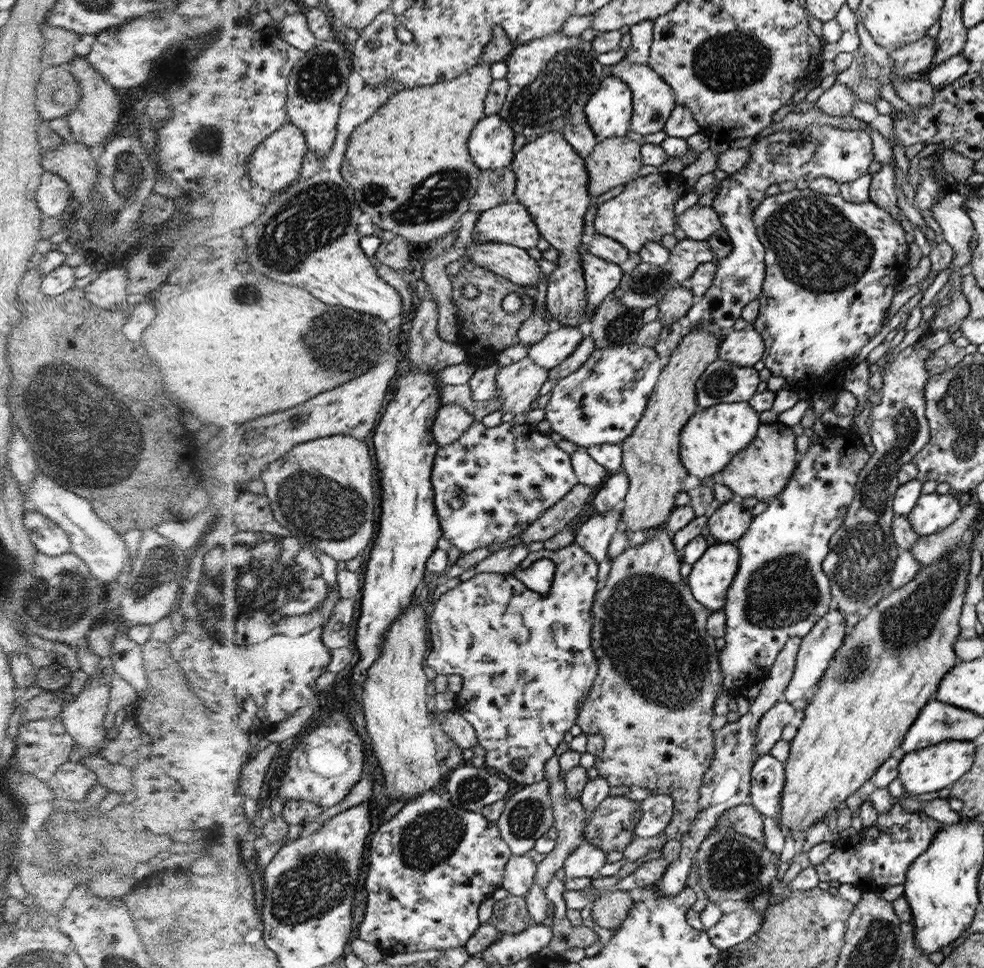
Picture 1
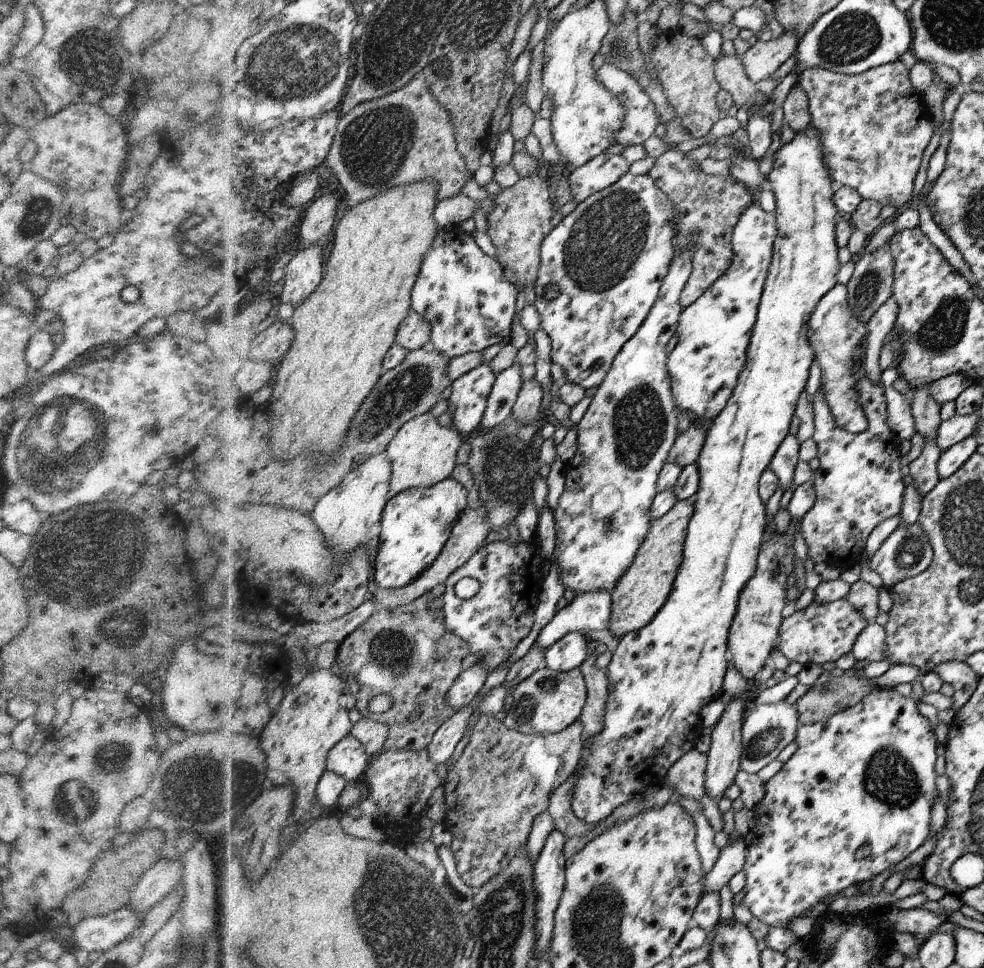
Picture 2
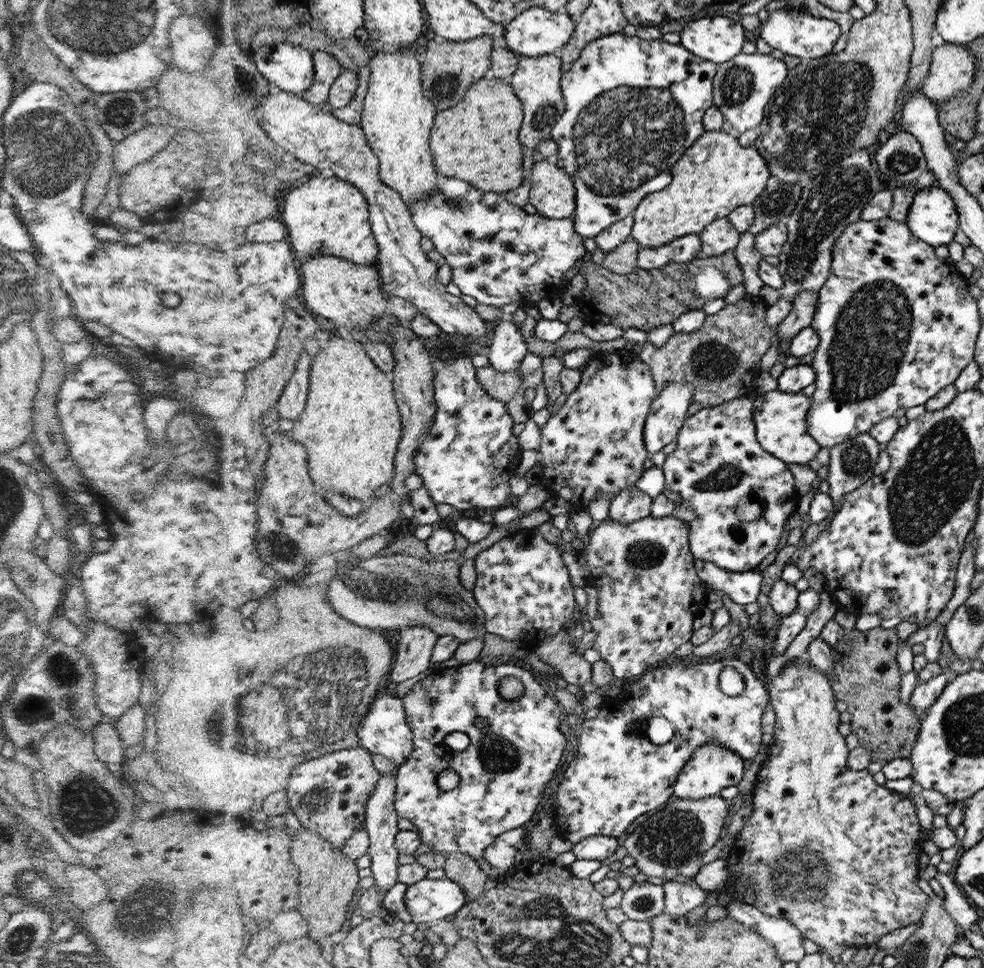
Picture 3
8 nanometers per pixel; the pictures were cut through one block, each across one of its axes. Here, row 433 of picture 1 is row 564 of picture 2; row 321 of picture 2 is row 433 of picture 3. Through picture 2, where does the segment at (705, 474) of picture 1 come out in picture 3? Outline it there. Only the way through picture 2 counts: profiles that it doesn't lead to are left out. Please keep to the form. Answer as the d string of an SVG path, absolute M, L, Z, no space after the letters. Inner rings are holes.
M775 389L756 394L756 426L760 428L760 444L772 456L780 457L780 460L788 461L788 464L806 465L816 458L816 452L820 450L818 441L807 428L807 416L810 414L811 397L800 393L787 393Z

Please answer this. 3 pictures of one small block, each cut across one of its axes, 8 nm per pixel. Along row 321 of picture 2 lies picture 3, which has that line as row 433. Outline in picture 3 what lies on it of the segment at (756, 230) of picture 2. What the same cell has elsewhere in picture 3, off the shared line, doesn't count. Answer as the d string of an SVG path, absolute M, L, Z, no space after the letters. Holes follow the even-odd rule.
M753 394L751 397L731 400L712 408L702 408L688 417L679 430L676 449L666 456L666 462L661 467L664 471L664 492L653 498L650 512L653 517L672 516L688 523L691 528L691 552L697 560L712 562L717 567L732 572L756 570L756 566L770 552L775 552L778 542L782 540L782 526L792 516L792 510L796 510L796 498L780 498L796 494L794 473L790 472L786 461L772 456L772 453L768 453L757 441L752 417L755 396L756 394ZM665 492L676 492L683 501L673 502ZM748 498L764 505L764 515L754 522L743 522L736 516L738 503Z

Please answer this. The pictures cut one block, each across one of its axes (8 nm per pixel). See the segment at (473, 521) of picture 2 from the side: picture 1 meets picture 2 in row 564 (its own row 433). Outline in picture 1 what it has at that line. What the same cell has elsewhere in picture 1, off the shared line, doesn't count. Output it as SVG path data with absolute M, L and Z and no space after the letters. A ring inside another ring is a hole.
M458 403L442 405L433 428L437 443L444 446L459 441L474 420L474 415Z

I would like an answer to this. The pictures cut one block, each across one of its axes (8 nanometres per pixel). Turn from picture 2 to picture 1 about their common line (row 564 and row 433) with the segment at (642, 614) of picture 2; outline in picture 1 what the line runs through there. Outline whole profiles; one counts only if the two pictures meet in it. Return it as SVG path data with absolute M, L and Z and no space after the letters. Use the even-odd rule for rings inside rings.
M703 328L692 330L683 337L674 353L666 360L666 366L660 371L659 380L655 384L650 402L643 412L643 418L639 420L639 424L632 434L620 444L622 449L621 470L629 478L629 487L624 497L624 508L621 510L621 522L625 524L625 530L630 535L637 530L649 533L650 530L654 530L654 526L666 522L668 514L675 510L674 500L678 498L676 494L680 492L680 488L688 476L687 468L679 456L679 448L682 446L682 430L688 419L699 410L698 393L695 388L698 386L699 376L707 370L711 362L719 359L719 346L723 338L724 336L716 336L713 332L708 332Z

